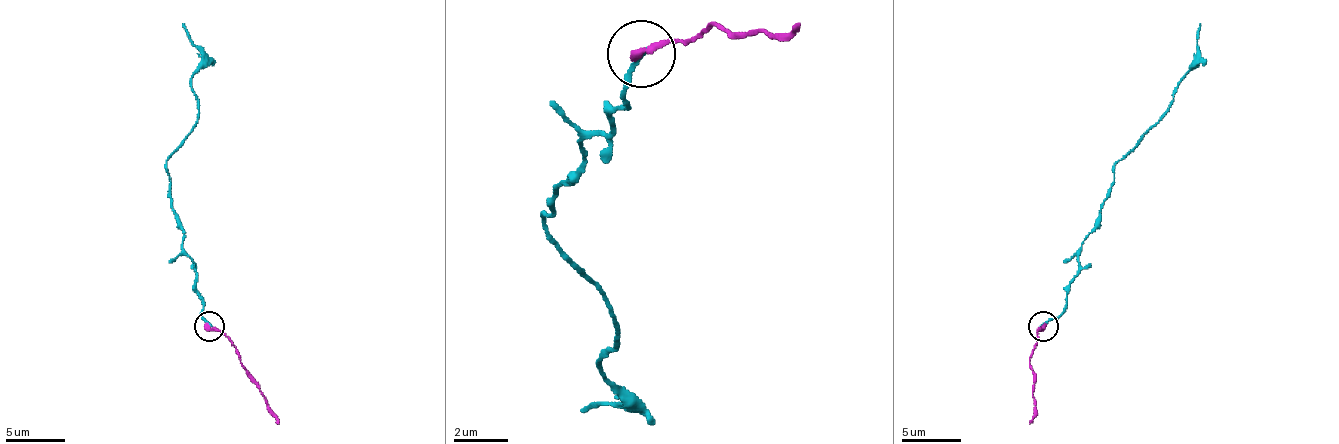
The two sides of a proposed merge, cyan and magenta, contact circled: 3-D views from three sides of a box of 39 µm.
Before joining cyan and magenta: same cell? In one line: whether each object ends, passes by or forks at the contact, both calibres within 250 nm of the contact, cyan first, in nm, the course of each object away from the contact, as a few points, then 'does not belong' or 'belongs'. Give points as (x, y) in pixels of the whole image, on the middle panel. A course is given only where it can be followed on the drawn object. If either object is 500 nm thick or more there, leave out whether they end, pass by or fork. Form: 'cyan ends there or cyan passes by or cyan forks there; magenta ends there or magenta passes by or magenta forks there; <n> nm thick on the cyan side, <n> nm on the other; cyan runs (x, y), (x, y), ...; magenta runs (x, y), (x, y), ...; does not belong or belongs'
cyan ends there; magenta ends there; 160 nm thick on the cyan side, 320 nm on the other; cyan runs (643, 52), (609, 133), (582, 139), (542, 220), (616, 321), (602, 368), (622, 402), (582, 408); magenta runs (643, 52), (703, 32), (710, 25), (797, 25); belongs

